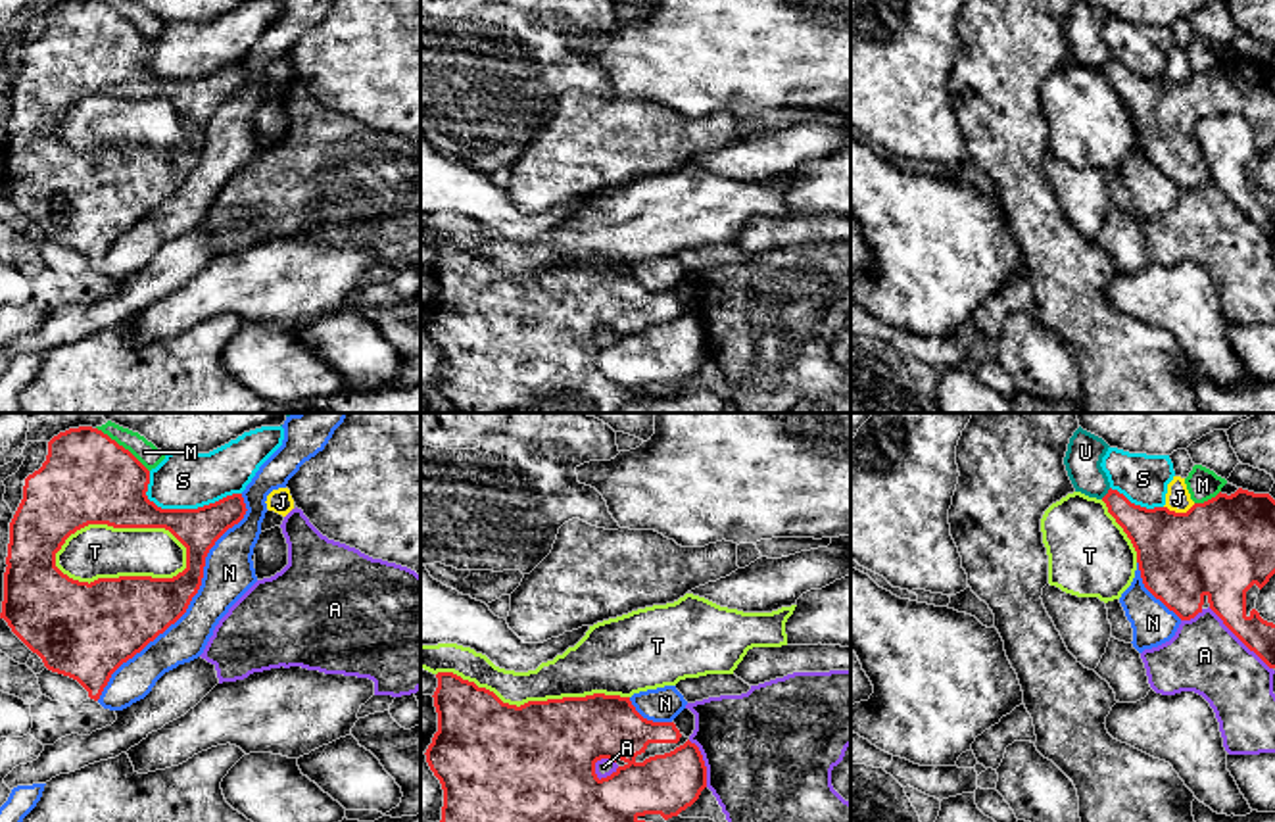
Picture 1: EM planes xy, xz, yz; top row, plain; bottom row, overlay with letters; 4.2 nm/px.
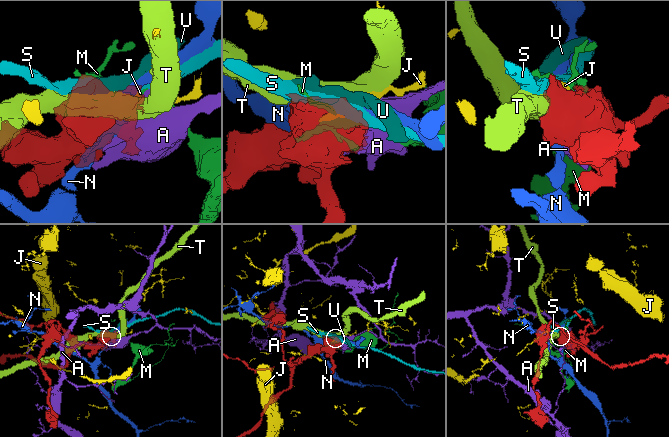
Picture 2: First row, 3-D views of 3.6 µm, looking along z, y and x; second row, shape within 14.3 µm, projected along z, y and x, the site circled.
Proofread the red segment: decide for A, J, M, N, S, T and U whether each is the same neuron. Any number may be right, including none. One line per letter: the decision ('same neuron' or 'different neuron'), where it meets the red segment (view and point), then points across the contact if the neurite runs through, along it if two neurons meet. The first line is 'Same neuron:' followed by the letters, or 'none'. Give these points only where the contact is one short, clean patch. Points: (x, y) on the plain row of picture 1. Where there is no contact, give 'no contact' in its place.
Same neuron: none
A: different neuron | yz (1241, 210)
J: different neuron | yz (1179, 83)
M: different neuron | xy (123, 18)
N: different neuron | xy (191, 169)
S: different neuron | xy (192, 79)
T: different neuron | xy (129, 146)
U: different neuron | yz (1106, 64) | along yz (1110, 58), (1101, 68)

